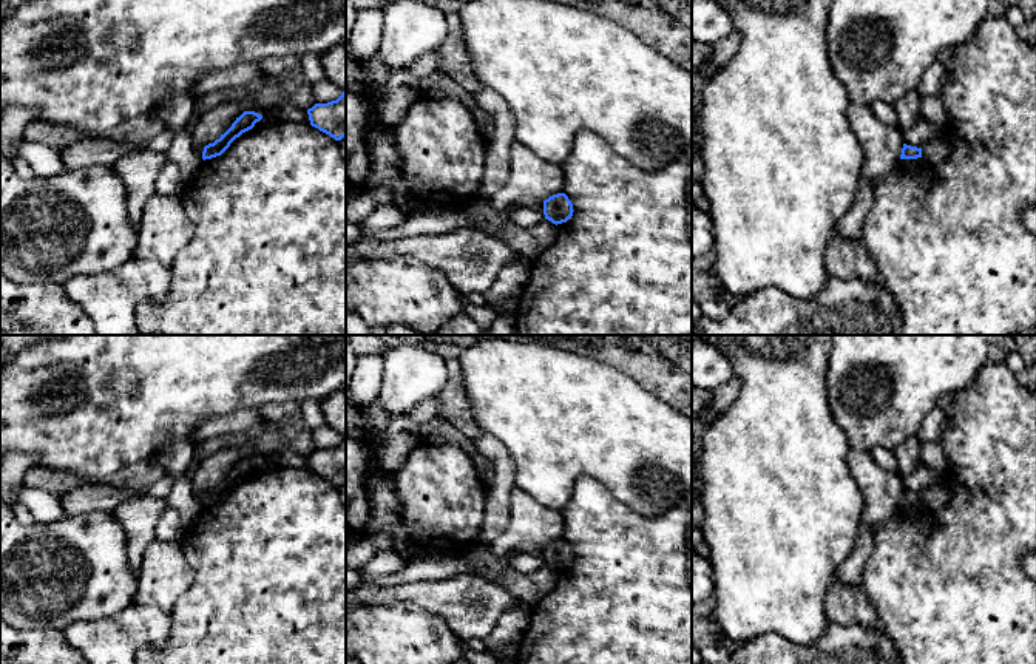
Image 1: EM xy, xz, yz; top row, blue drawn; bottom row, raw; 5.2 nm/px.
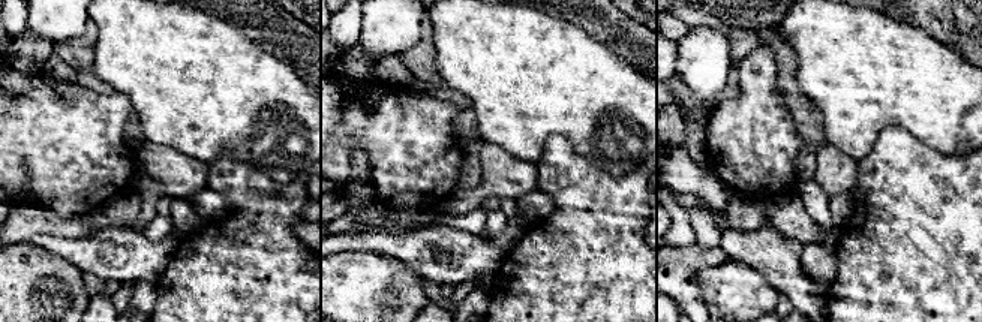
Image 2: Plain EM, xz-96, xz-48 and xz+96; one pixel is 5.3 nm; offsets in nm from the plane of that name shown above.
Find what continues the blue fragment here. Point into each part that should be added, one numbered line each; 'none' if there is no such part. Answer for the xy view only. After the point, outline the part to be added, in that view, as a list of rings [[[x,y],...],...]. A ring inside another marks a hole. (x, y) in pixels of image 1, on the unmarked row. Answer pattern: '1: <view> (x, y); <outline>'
none

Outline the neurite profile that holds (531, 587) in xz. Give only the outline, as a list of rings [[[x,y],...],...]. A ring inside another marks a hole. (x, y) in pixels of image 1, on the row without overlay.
[[[474,544],[459,553],[477,574],[497,582],[506,588],[516,599],[525,604],[536,604],[556,582],[556,570],[543,565],[534,573],[525,574],[511,565],[508,556],[497,556],[483,544]]]

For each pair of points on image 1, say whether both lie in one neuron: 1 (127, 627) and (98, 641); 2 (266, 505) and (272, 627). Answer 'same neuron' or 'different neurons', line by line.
1: same neuron
2: same neuron

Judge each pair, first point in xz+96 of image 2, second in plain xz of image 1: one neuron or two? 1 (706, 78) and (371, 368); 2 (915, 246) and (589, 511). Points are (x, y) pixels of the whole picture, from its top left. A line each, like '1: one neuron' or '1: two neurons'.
1: two neurons
2: one neuron

